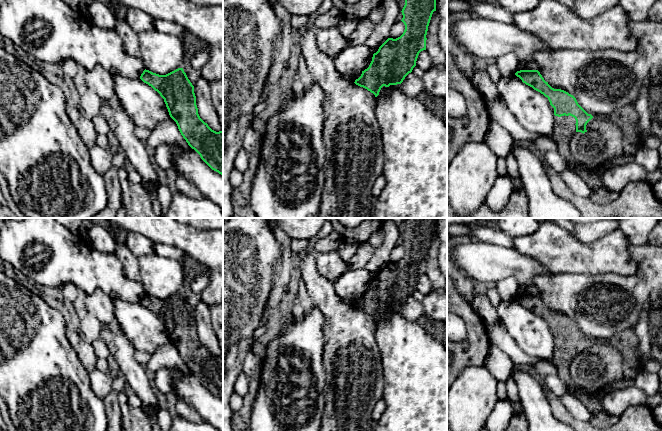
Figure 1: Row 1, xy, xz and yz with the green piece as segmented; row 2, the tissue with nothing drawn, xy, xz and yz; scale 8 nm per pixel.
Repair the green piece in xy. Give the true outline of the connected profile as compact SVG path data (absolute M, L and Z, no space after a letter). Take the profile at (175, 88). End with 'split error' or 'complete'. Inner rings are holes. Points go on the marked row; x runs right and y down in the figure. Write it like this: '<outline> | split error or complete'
M183 68L166 75L144 70L140 79L164 99L170 117L188 145L223 176L223 131L216 132L198 114L194 86Z | complete

